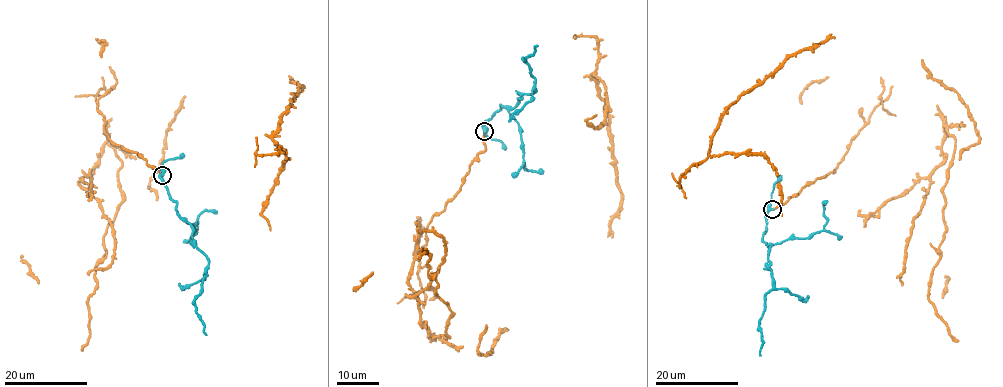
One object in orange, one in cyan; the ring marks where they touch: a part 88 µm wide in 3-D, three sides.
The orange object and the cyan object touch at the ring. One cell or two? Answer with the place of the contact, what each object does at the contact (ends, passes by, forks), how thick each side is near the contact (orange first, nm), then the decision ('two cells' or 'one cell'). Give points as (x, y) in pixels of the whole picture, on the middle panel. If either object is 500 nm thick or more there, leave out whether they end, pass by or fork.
place (484, 131); orange ends; cyan passes by; calibres 260 and 360 nm; one cell

